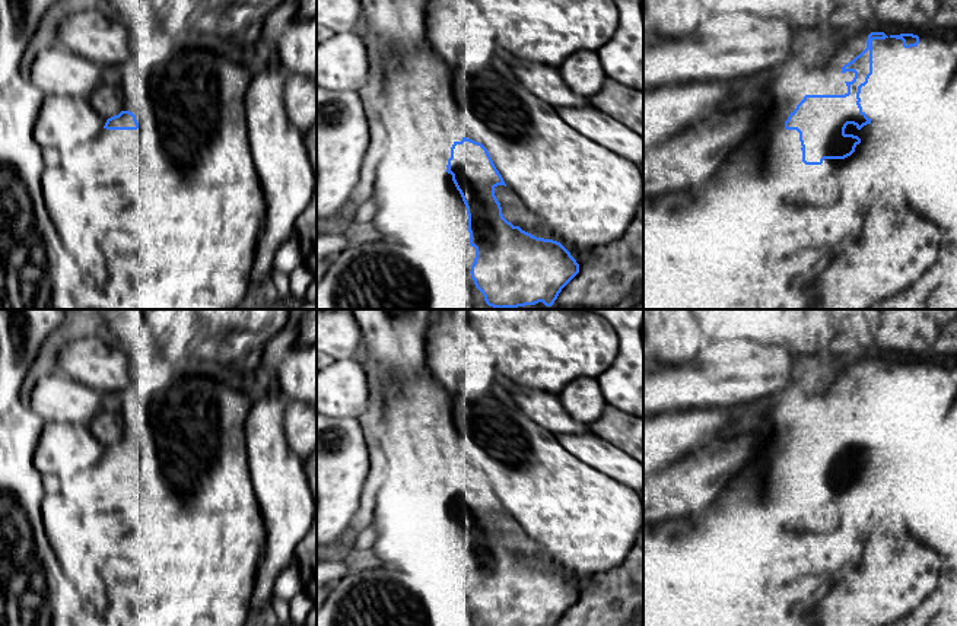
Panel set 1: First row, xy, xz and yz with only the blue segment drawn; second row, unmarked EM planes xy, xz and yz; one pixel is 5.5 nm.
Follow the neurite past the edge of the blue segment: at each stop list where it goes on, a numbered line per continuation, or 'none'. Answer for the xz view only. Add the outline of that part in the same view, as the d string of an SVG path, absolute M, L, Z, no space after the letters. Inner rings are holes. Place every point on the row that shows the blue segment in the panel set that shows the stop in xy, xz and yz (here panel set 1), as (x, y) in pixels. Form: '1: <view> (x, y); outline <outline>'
1: xz (417, 92); outline M430 44L420 51L401 51L390 57L390 74L385 88L388 104L387 124L391 127L392 120L398 120L398 134L404 139L429 139L435 136L441 142L461 142L462 130L458 127L457 114L458 105L451 93L451 67L433 51Z

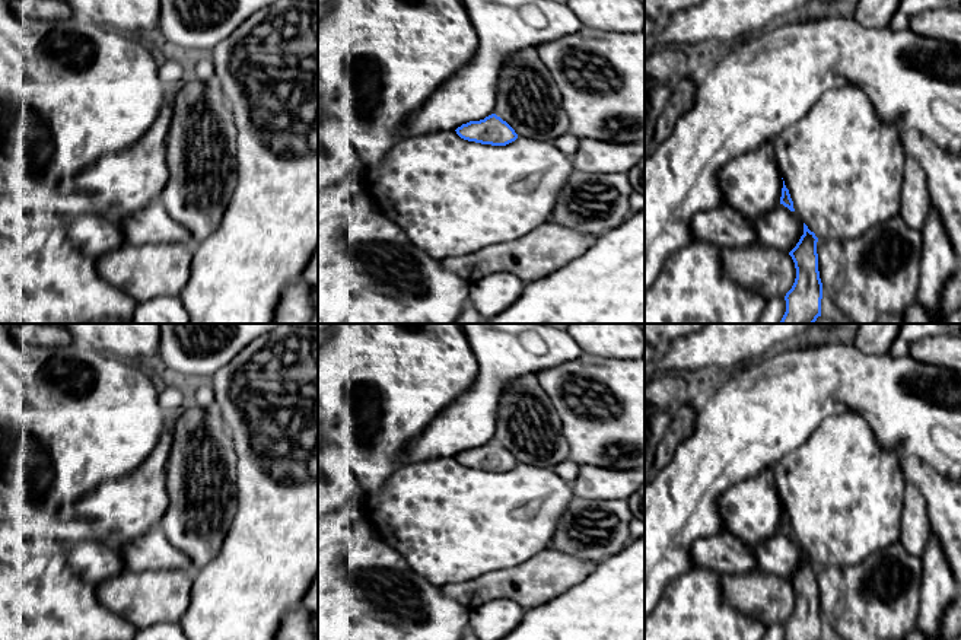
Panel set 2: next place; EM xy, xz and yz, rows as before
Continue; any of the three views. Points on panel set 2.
none

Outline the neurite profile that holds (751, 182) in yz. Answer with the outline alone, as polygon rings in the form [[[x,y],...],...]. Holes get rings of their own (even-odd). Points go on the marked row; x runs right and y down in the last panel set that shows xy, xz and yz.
[[[774,143],[728,162],[719,173],[723,201],[748,220],[754,220],[780,204],[783,179]]]

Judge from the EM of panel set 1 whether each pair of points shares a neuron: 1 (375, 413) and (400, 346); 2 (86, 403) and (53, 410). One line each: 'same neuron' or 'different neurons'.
1: same neuron
2: same neuron

